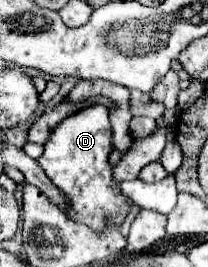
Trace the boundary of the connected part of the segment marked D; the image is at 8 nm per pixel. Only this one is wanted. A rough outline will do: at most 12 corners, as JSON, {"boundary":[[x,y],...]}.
{"boundary":[[109,111],[63,119],[37,159],[95,231],[129,213],[111,199]]}

